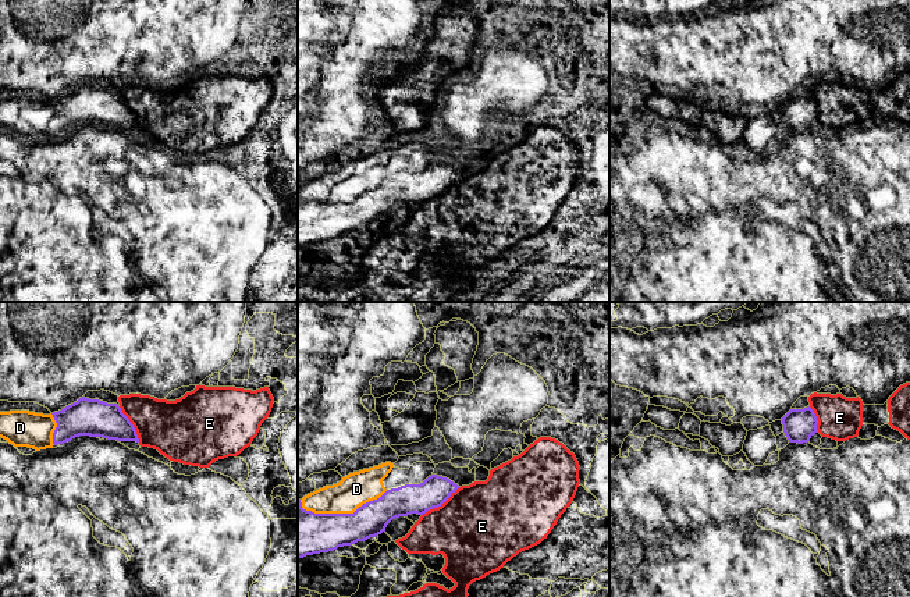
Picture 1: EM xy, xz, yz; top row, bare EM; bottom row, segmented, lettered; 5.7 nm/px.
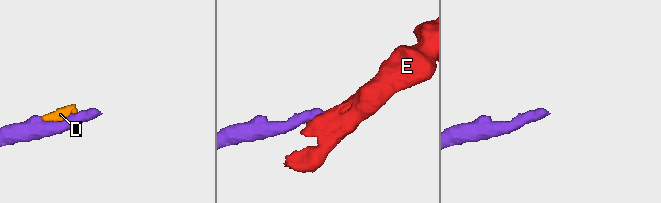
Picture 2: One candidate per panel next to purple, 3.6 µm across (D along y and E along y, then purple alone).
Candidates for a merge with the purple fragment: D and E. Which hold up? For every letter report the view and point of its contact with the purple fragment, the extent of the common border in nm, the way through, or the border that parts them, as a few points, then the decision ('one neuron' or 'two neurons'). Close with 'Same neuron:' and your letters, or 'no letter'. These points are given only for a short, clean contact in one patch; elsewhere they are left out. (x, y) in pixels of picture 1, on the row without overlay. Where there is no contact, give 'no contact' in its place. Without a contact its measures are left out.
D: contact xz (341, 202); length 500 nm; one neuron
E: contact xz (440, 194); length 280 nm; border xz (459, 176), (440, 194), (427, 198), (422, 203); two neurons
Same neuron: D

